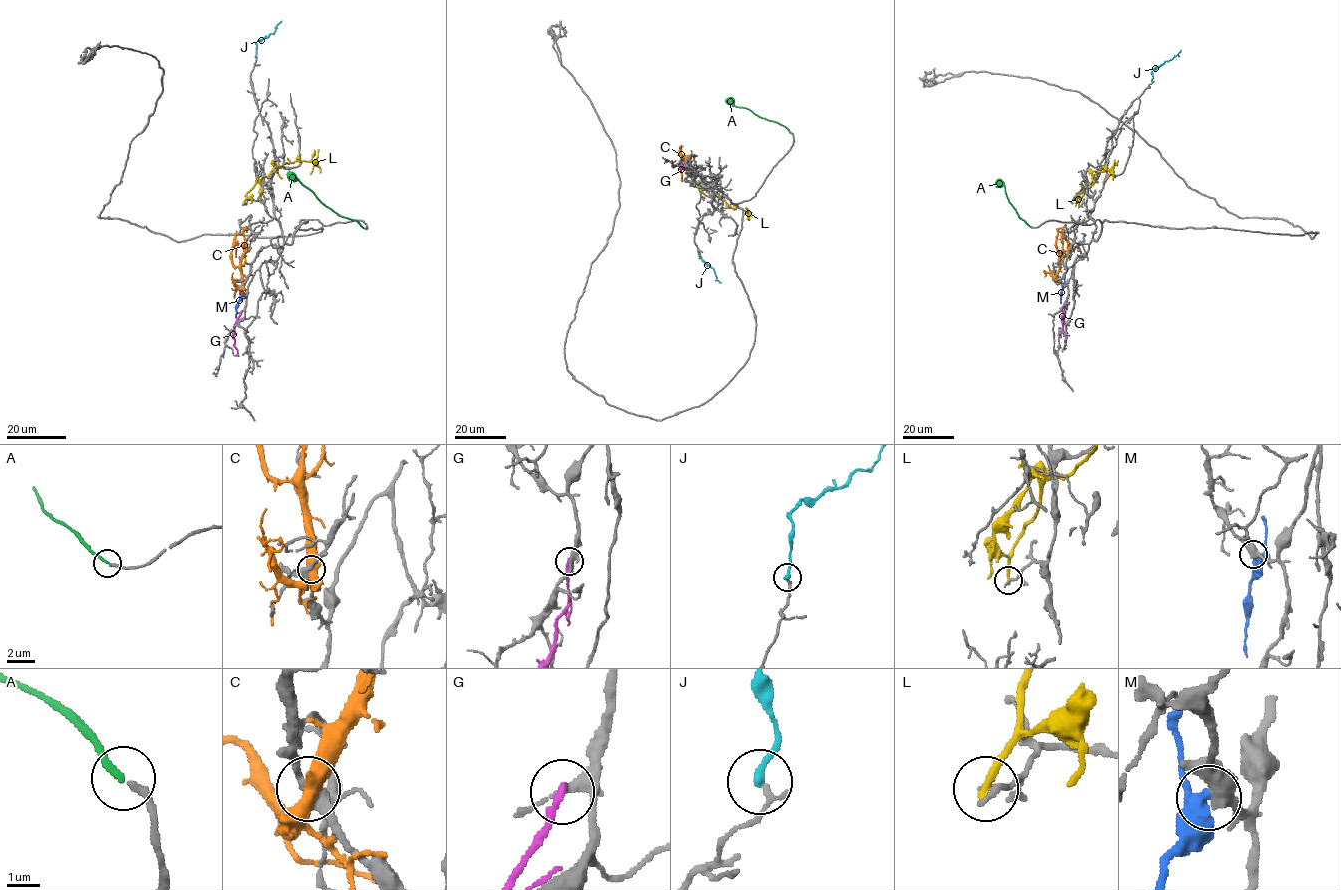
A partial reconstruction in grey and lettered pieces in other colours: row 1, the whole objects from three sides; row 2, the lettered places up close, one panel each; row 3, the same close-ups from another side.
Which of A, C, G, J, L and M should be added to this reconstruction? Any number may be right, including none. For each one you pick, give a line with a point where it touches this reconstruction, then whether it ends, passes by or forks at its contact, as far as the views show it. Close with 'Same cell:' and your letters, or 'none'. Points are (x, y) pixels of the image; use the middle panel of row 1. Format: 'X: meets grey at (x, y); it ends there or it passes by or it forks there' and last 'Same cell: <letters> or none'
A: meets grey at (791, 132); it ends there
Same cell: A

